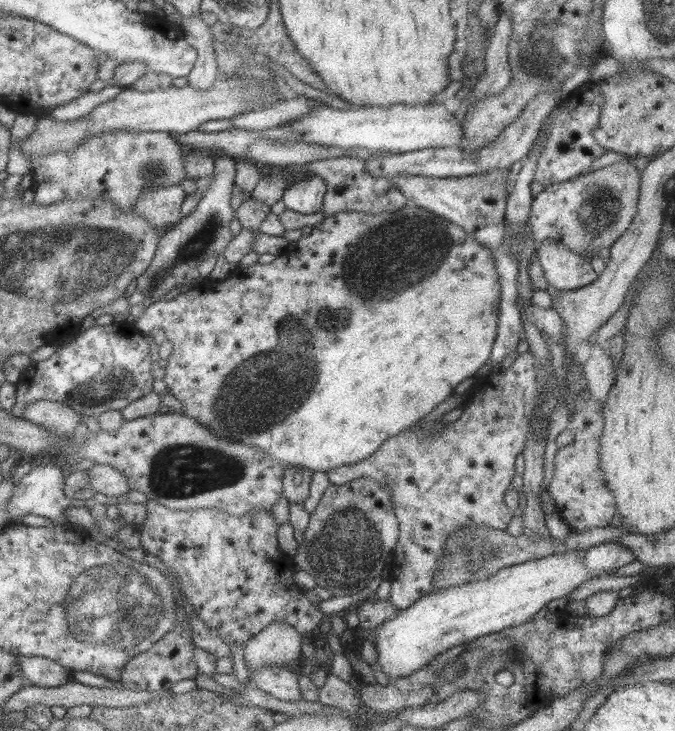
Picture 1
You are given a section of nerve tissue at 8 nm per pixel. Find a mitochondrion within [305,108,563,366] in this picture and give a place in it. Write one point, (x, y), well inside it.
(384, 260)

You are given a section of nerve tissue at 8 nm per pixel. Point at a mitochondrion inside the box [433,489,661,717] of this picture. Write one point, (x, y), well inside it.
(476, 553)

